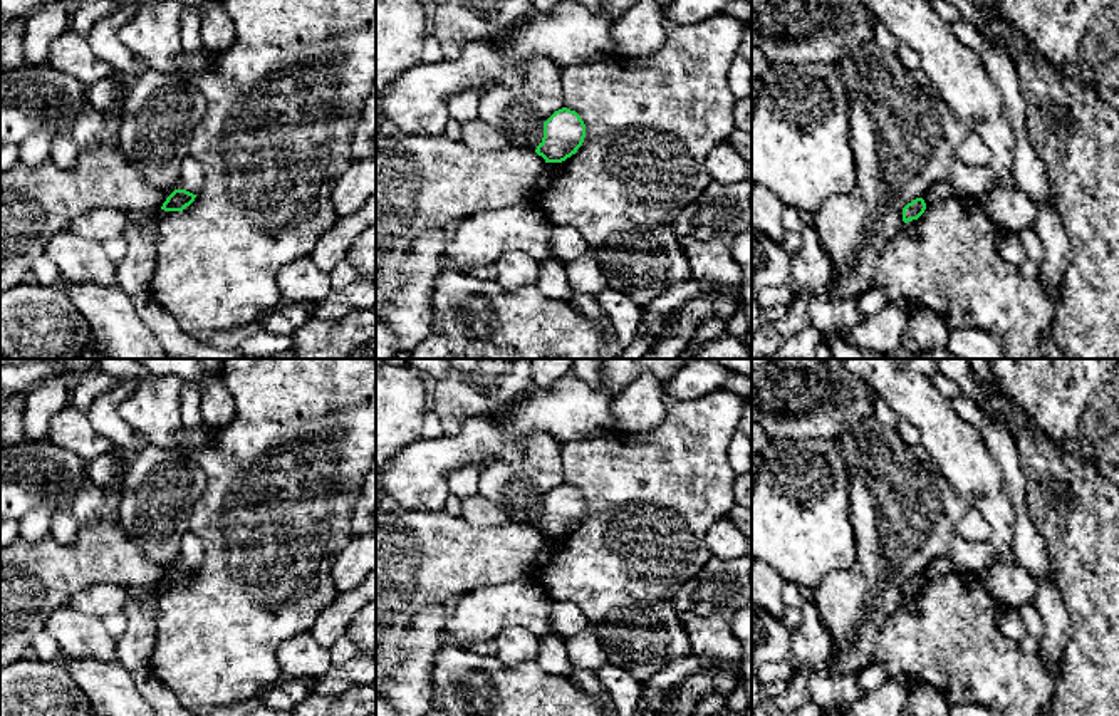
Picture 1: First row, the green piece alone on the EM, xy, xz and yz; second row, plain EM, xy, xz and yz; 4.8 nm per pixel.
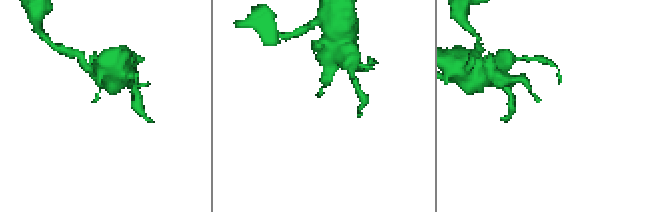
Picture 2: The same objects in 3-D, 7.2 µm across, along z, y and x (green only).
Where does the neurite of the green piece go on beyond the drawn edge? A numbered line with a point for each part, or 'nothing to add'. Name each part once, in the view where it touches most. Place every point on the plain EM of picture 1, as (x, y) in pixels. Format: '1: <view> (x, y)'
nothing to add

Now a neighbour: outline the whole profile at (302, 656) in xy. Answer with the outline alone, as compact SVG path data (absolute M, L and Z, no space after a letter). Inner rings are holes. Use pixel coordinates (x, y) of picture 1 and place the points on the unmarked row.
M304 632L280 644L277 661L285 679L319 679L332 666L329 649L322 647L310 632Z

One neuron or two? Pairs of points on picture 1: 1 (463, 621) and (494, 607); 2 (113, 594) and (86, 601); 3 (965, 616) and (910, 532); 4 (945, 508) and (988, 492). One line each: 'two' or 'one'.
1: one
2: one
3: two
4: two

